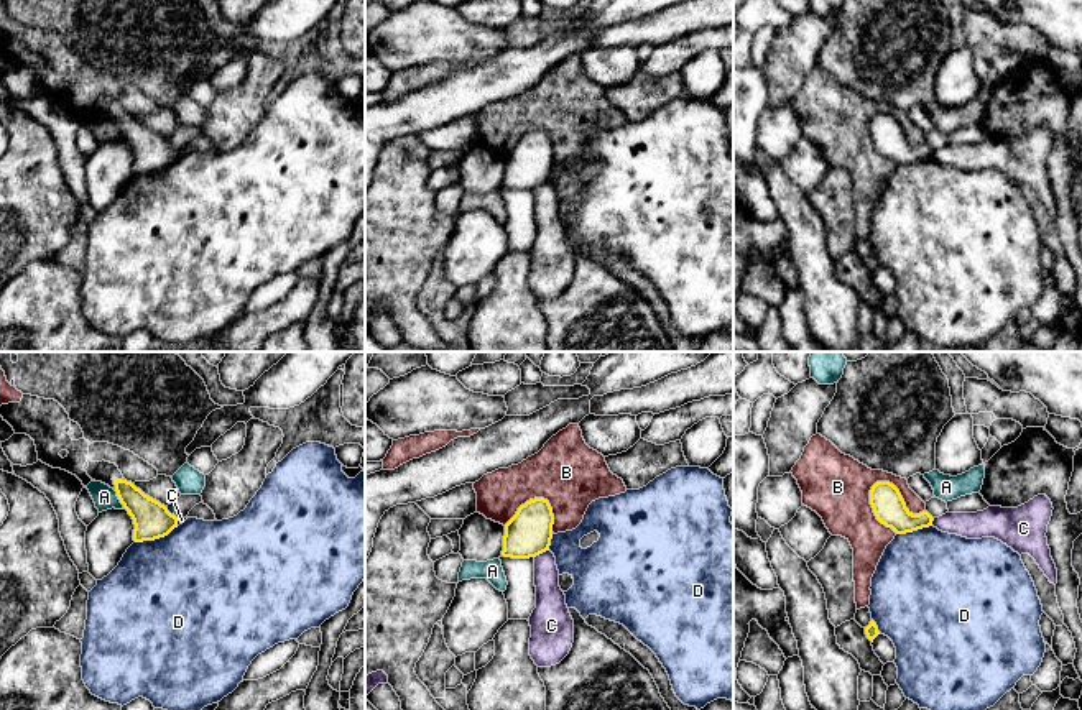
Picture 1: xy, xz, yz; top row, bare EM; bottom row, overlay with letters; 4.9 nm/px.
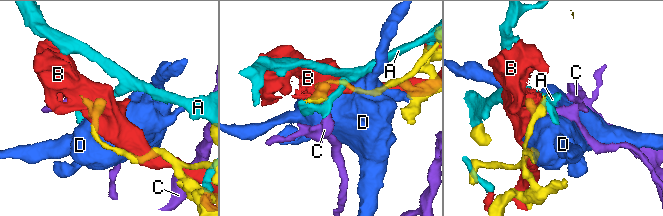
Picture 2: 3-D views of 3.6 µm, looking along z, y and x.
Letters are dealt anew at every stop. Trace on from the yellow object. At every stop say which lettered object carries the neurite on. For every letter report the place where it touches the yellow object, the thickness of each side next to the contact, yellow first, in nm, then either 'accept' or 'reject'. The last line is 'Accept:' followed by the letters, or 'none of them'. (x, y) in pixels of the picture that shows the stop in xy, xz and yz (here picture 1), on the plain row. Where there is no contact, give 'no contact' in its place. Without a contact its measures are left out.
A: contact xy (119, 130); calibres 180 and 120 nm; reject
B: contact yz (900, 125); calibres 160 and 200 nm; reject
C: contact xz (541, 184); calibres 220 and 140 nm; reject
D: contact xy (157, 170); calibres 180 and 500 nm; reject
Accept: none of them

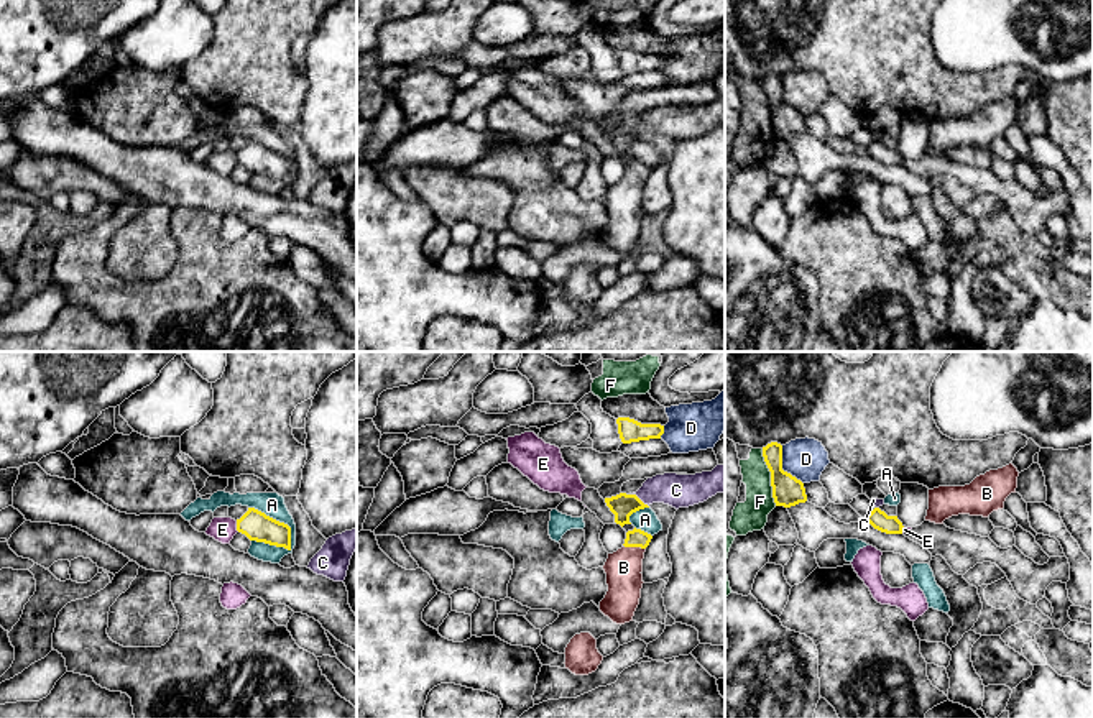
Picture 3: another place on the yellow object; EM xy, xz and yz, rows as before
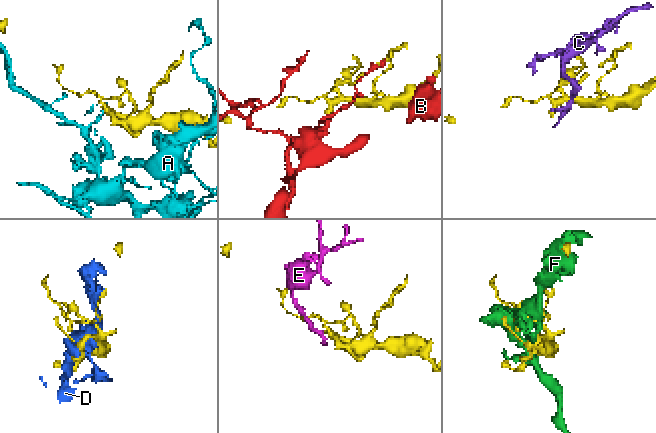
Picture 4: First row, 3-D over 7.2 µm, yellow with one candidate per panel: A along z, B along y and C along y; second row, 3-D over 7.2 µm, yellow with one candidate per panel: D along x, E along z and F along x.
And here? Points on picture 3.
A: contact xy (281, 155); calibres 140 and 110 nm; reject
B: contact xz (635, 178); calibres 90 and 180 nm; accept
C: contact xz (640, 132); calibres 120 and 160 nm; reject
D: contact yz (781, 99); calibres 150 and 200 nm; reject
E: contact xy (237, 158); calibres 140 and 120 nm; reject
F: contact yz (771, 109); calibres 150 and 150 nm; reject
Accept: B

